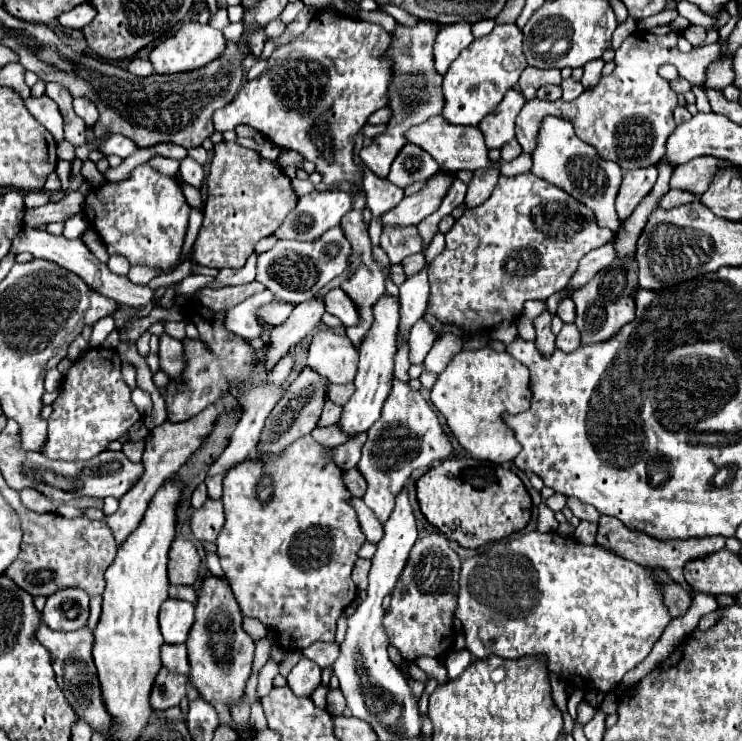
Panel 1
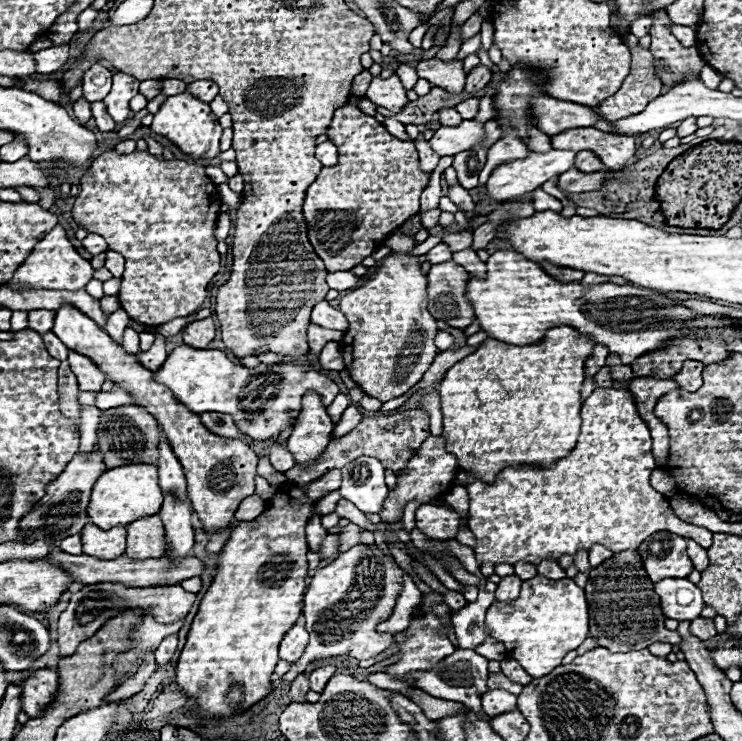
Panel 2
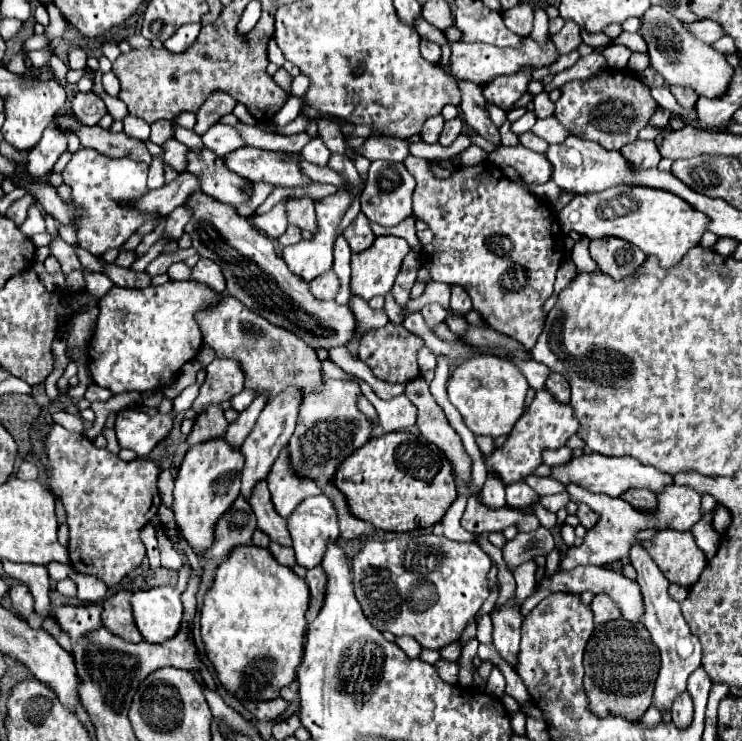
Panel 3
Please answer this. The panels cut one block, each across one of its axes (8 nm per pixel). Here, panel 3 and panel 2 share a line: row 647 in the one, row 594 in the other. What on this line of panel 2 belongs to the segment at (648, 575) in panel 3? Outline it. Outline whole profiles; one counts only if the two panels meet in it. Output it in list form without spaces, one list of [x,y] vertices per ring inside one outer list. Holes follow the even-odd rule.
[[[666,578],[654,584],[654,592],[660,596],[660,606],[666,618],[688,620],[700,616],[704,602],[696,584],[688,578]]]

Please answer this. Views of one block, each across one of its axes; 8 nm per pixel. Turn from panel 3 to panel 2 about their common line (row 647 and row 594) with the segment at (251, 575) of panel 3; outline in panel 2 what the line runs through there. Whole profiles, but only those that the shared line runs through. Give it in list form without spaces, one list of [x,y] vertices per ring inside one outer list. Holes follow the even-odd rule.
[[[286,482],[276,490],[276,494],[268,502],[268,508],[258,518],[250,522],[240,522],[230,532],[228,542],[218,554],[216,576],[198,606],[188,642],[182,648],[176,666],[178,688],[198,702],[204,718],[232,716],[236,712],[244,712],[244,708],[250,708],[250,704],[256,704],[258,700],[262,700],[262,696],[270,692],[270,676],[274,674],[276,662],[280,660],[278,644],[302,614],[302,596],[306,590],[308,570],[308,542],[304,528],[308,520],[316,516],[314,504],[316,500],[308,498],[308,484],[296,486]]]

